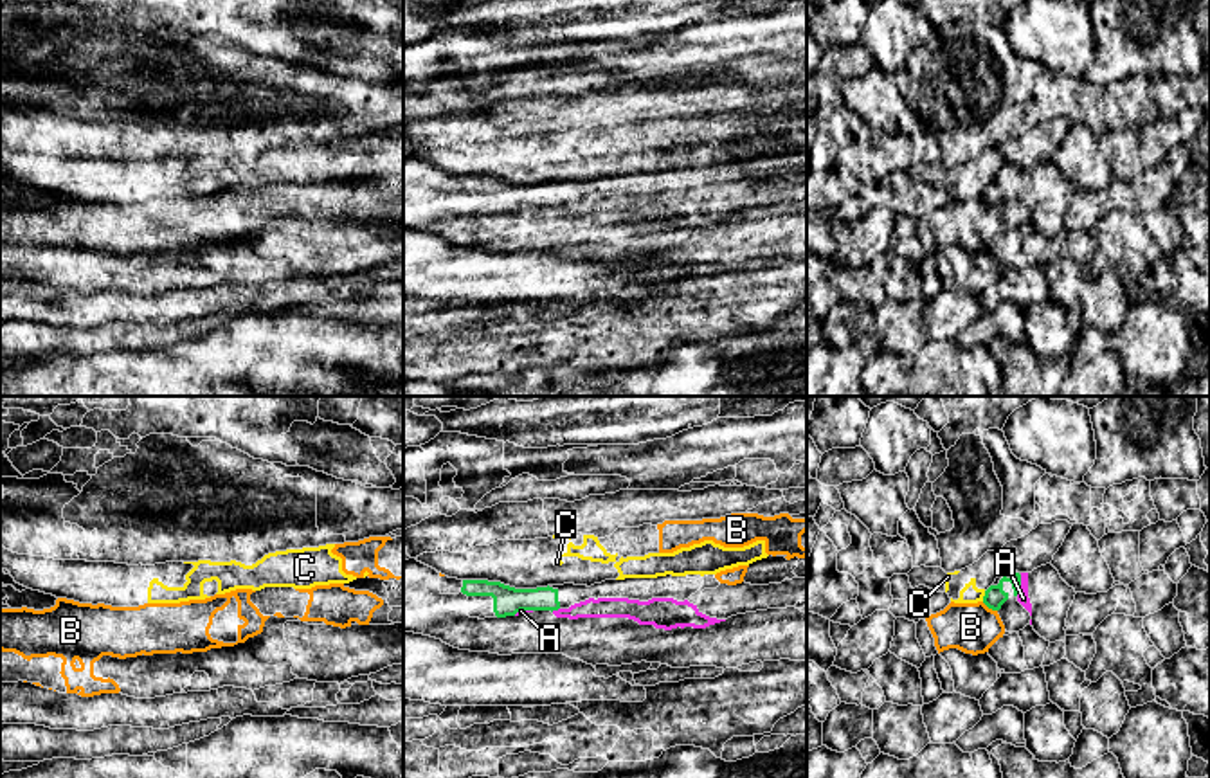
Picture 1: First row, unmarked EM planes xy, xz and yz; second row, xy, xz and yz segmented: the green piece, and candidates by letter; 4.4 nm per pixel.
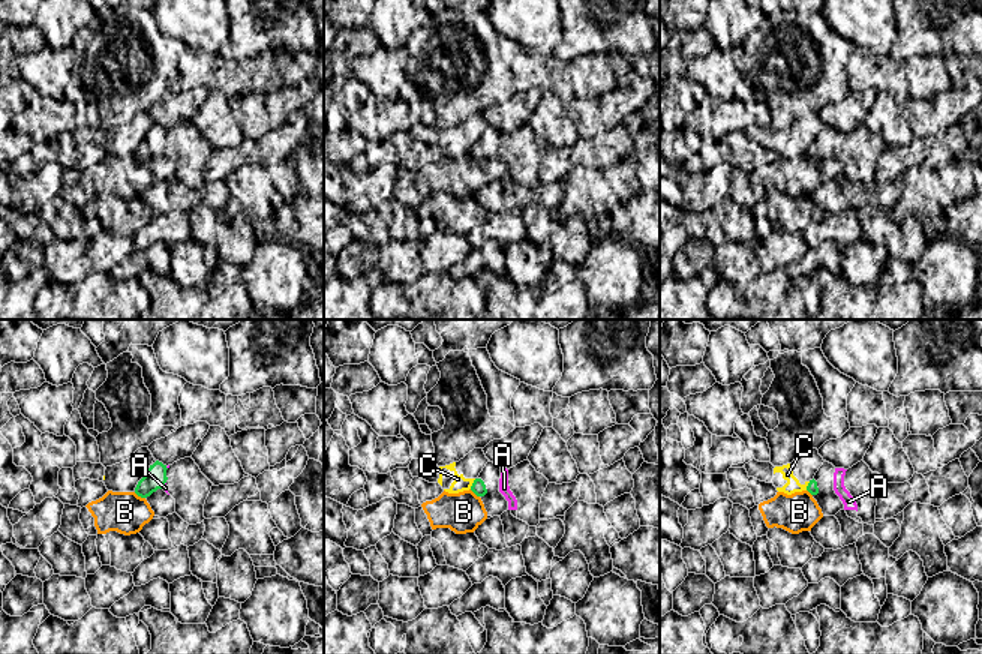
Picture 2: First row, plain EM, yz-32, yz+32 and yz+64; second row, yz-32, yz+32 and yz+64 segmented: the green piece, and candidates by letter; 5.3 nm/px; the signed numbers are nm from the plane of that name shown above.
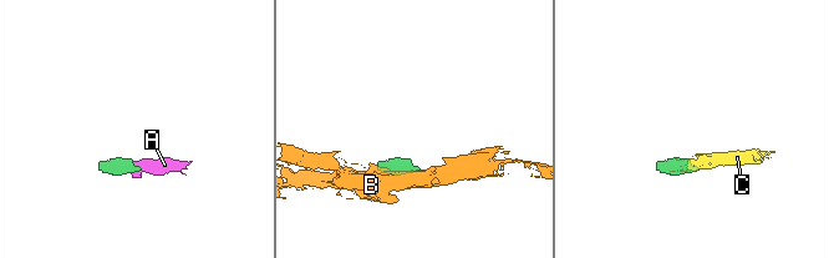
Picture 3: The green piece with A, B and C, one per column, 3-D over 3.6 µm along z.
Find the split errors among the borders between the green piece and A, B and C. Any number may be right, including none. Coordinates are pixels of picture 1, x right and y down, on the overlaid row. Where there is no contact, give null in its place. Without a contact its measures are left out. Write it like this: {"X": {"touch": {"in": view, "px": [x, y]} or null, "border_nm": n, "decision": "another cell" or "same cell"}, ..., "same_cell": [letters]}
{"A": {"touch": {"in": "yz", "px": [1020, 586]}, "border_nm": 100, "decision": "same cell"}, "B": {"touch": {"in": "yz", "px": [989, 607]}, "border_nm": 80, "decision": "another cell"}, "C": {"touch": {"in": "yz", "px": [984, 597]}, "border_nm": 50, "decision": "another cell"}, "same_cell": ["A"]}

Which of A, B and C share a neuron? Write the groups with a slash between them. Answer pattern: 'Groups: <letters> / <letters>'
Groups: A / B / C

